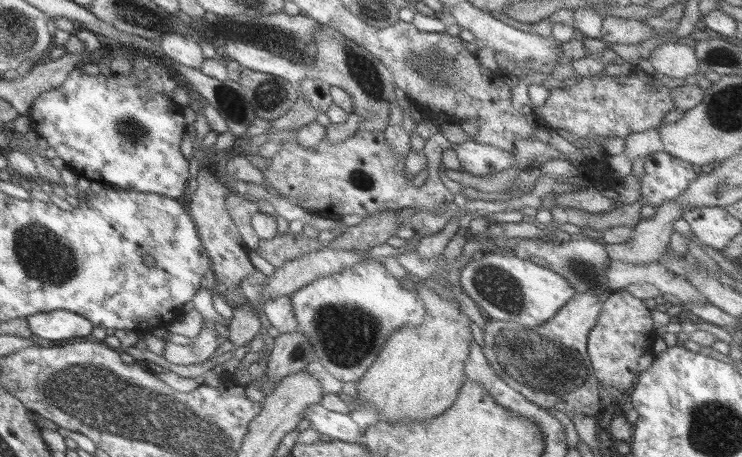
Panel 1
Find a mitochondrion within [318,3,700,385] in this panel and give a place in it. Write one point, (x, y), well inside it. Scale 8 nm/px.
(434, 64)

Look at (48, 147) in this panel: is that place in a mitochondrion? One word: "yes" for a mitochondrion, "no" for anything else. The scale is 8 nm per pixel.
no

